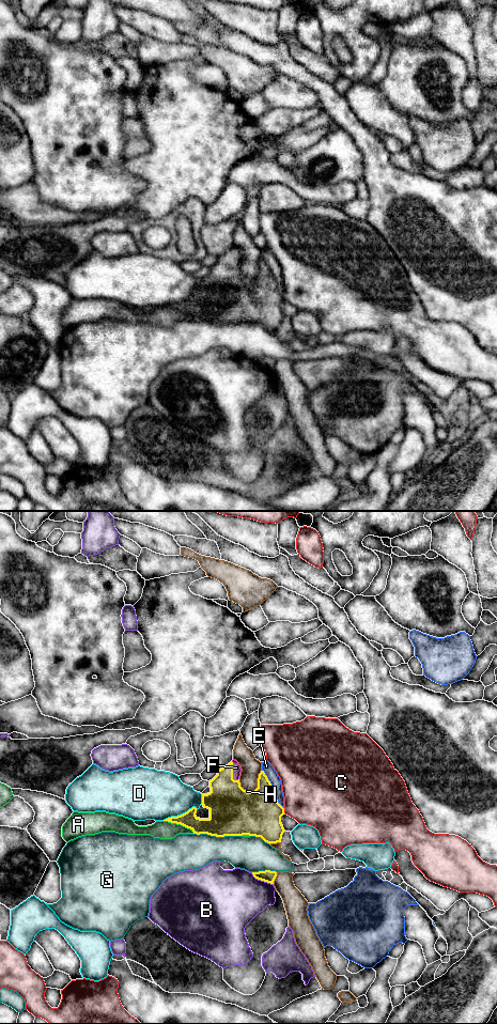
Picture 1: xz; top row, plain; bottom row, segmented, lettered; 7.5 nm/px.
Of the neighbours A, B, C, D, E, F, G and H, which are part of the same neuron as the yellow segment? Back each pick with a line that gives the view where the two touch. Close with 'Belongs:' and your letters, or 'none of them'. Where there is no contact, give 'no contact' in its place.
F: xz
Belongs: F

